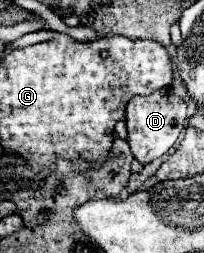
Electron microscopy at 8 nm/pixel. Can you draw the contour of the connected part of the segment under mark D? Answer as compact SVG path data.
M163 87L155 93L151 93L149 97L133 97L127 105L127 131L129 131L129 147L133 157L147 165L151 161L155 161L157 157L165 155L175 141L179 139L183 127L185 127L185 119L187 119L187 105L183 99L179 99L175 95L175 91L171 87Z

